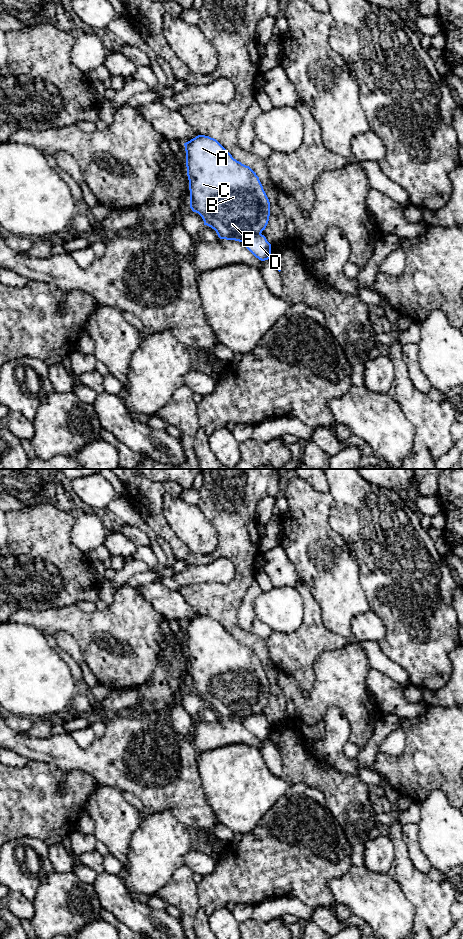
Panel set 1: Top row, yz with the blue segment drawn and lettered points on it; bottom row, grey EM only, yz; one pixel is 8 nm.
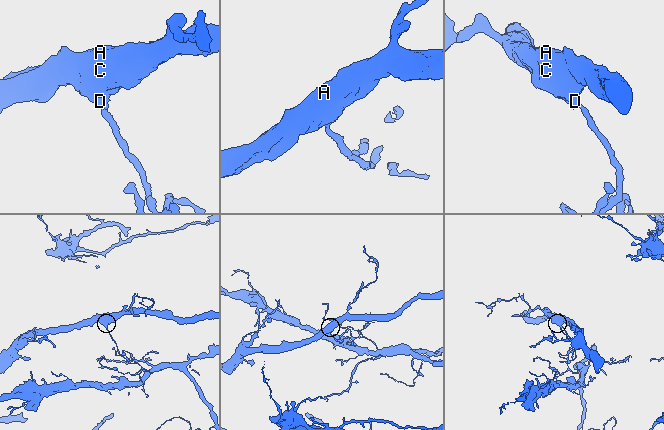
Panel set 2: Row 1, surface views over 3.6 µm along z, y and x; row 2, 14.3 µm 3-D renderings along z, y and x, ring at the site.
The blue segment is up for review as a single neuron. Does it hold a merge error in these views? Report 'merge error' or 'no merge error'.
merge error

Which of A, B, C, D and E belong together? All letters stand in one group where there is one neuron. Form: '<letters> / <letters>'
A B C E / D

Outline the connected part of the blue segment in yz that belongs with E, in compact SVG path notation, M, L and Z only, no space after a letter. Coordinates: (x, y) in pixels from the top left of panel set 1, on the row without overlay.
M198 615L184 623L186 647L190 670L190 688L198 693L204 705L214 709L220 719L242 722L252 714L261 714L265 710L270 696L270 682L256 653L237 641L214 618Z

